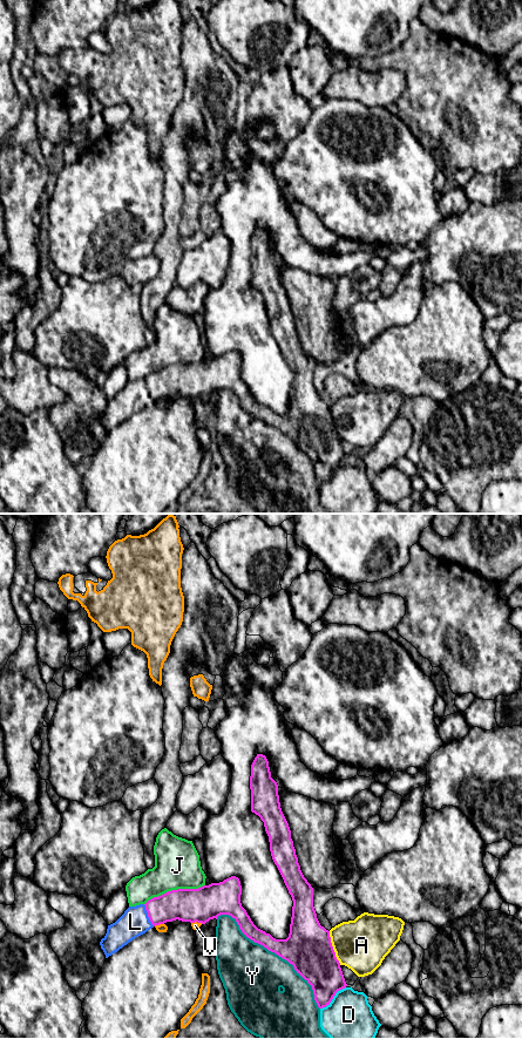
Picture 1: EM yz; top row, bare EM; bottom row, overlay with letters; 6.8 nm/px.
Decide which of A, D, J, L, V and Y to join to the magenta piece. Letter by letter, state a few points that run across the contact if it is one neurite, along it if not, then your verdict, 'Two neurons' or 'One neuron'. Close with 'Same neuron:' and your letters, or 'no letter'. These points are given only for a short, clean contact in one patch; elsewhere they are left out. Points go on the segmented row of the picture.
A: Two neurons
D: Two neurons
J: Line: yz (204, 884), (197, 888), (171, 889), (151, 897), (144, 904). Two neurons
L: Line: yz (182, 904), (174, 904), (148, 915), (135, 922). One neuron
V: Line: yz (163, 923), (155, 927). Two neurons
Y: Two neurons
Same neuron: L

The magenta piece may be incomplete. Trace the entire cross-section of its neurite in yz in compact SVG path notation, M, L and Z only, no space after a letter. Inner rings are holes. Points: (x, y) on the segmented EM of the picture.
M257 754L251 765L250 789L251 811L258 815L264 822L265 831L269 836L272 860L293 901L289 937L286 939L276 939L253 924L240 903L240 881L238 877L231 876L223 882L211 883L198 889L171 890L149 899L145 904L129 906L115 923L108 925L107 933L100 942L101 949L103 950L106 958L108 958L129 942L156 925L176 919L205 924L210 919L217 919L221 915L229 915L236 919L239 929L248 938L263 945L269 951L274 952L292 964L297 973L312 986L318 1007L326 1007L330 1005L335 993L345 989L347 984L340 963L335 957L330 931L321 926L317 918L313 906L313 888L300 870L293 841L291 838L291 830L280 808L278 785L271 777L269 761L263 754Z

